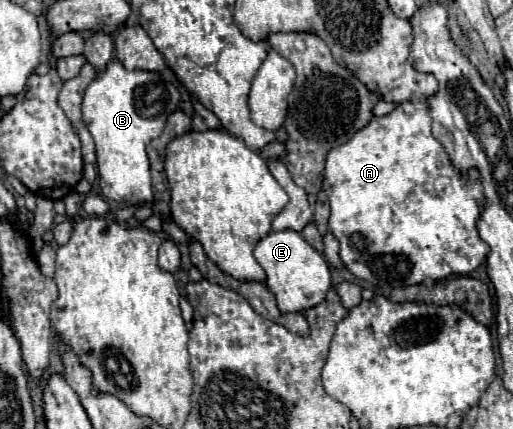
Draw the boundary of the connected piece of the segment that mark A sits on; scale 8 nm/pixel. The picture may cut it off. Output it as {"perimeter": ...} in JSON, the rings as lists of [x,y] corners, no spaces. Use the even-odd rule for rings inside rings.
{"perimeter":[[[402,102],[396,106],[396,110],[392,110],[392,114],[386,116],[374,116],[372,122],[368,122],[368,126],[364,126],[364,130],[358,130],[346,144],[332,148],[326,154],[326,168],[324,168],[324,182],[322,182],[324,192],[328,194],[328,202],[330,202],[330,232],[338,238],[340,242],[340,258],[344,262],[344,266],[358,278],[370,282],[372,286],[376,286],[378,292],[388,294],[394,288],[406,288],[412,284],[420,284],[426,278],[432,280],[444,280],[448,276],[454,274],[470,274],[472,270],[476,270],[488,256],[490,246],[478,236],[476,230],[476,222],[480,218],[480,212],[484,210],[484,192],[480,186],[480,172],[476,168],[466,170],[466,174],[458,172],[444,146],[432,136],[432,118],[430,118],[430,110],[426,102]]]}

